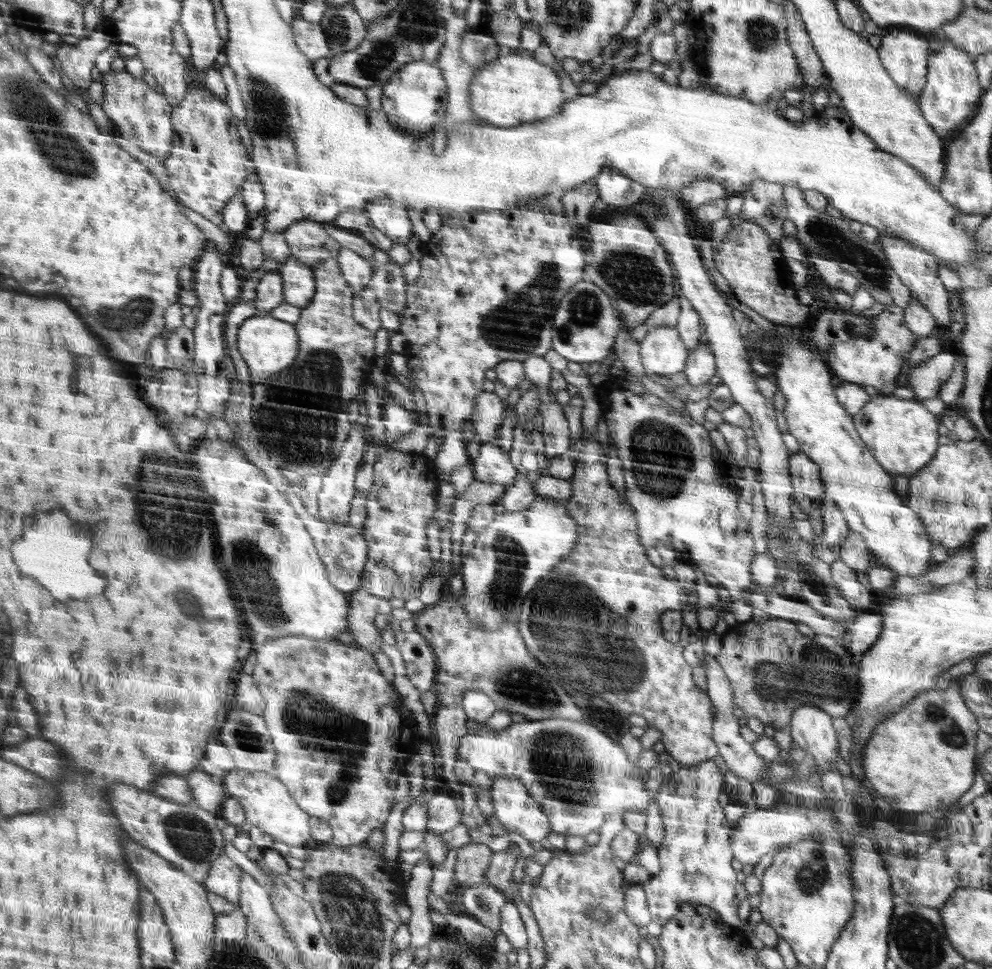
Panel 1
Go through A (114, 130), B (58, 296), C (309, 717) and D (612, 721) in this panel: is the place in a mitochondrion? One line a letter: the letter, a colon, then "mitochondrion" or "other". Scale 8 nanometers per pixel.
A: other
B: other
C: mitochondrion
D: mitochondrion

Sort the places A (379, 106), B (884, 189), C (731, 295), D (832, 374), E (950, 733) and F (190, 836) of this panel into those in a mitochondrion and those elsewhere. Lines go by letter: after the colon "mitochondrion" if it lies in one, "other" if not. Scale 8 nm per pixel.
A: other
B: other
C: other
D: other
E: mitochondrion
F: mitochondrion

